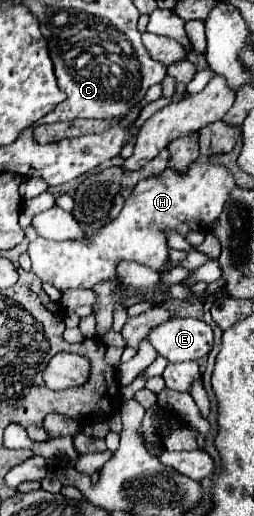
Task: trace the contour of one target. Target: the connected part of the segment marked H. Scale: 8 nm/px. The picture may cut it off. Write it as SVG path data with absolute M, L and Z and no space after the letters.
M198 161L186 175L166 169L160 177L140 181L126 199L118 219L104 225L96 235L90 235L84 241L48 241L42 237L30 241L28 255L32 259L32 271L60 291L92 289L92 285L100 281L114 279L116 263L120 259L136 261L158 271L168 261L164 229L176 229L182 235L188 231L206 231L222 213L232 187L234 179L222 165Z

